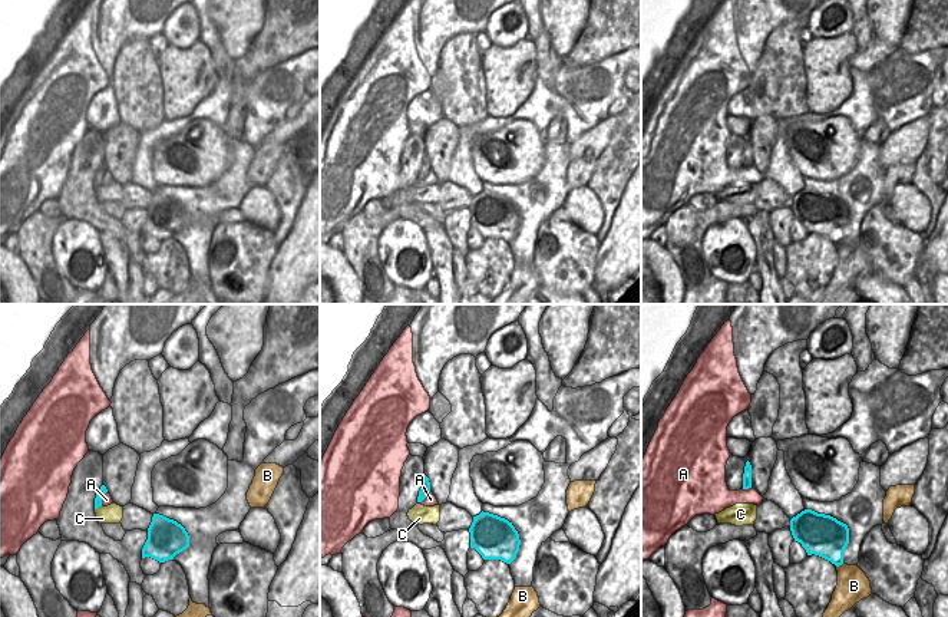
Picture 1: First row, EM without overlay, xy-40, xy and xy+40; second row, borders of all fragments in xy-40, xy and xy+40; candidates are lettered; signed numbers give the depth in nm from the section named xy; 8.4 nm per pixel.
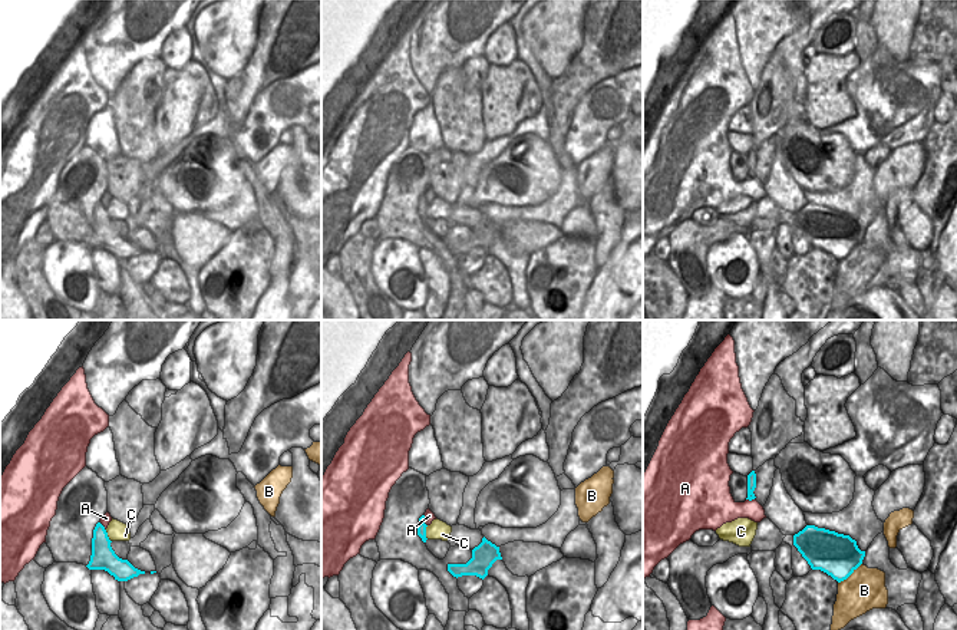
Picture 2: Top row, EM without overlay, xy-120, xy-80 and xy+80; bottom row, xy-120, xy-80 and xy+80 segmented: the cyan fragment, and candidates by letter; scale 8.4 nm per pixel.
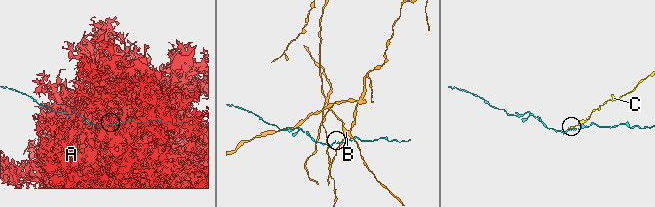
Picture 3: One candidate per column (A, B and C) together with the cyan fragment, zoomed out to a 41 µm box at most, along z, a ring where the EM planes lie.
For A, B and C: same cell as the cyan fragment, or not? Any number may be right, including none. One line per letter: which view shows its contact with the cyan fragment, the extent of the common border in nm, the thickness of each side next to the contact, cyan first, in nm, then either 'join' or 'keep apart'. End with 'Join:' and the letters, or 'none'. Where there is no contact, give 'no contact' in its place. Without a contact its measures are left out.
A: contact in xy; length 160 nm; calibres 90 and 100 nm; keep apart
B: contact in xy+40; length 80 nm; calibres 340 and 260 nm; keep apart
C: contact in xy-40; length 80 nm; calibres 70 and 170 nm; keep apart
Join: none

